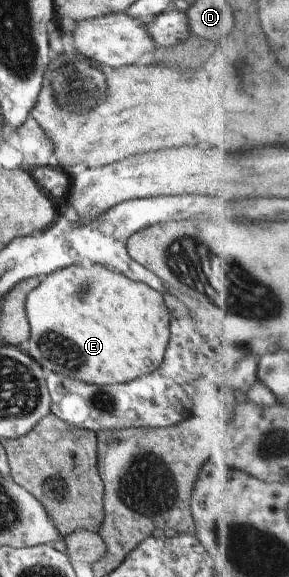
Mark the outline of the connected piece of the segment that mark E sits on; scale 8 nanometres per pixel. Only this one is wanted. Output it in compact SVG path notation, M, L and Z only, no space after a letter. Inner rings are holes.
M92 264L89 267L72 266L59 270L54 270L26 296L24 302L25 314L29 323L29 341L27 354L44 370L73 379L85 384L105 386L121 384L142 377L144 374L152 373L161 363L169 345L169 323L170 312L164 304L162 294L154 291L145 283L132 281L125 275L114 270L109 270L107 266Z

